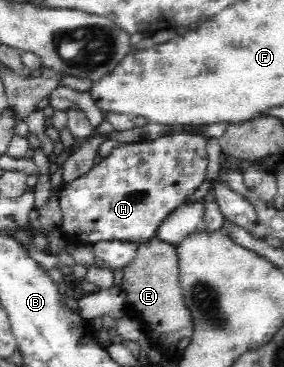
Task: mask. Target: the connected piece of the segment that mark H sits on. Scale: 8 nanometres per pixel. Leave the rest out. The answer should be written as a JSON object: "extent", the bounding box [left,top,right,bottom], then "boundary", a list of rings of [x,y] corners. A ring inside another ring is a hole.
{"extent":[58,132,209,245],"boundary":[[[171,132],[165,134],[157,139],[149,141],[138,141],[127,144],[126,146],[116,146],[116,150],[112,150],[112,153],[103,159],[99,164],[94,164],[91,170],[80,176],[77,180],[73,182],[66,183],[62,192],[58,195],[58,203],[61,211],[61,226],[60,230],[62,233],[69,237],[74,236],[78,238],[82,243],[96,244],[100,241],[111,241],[111,240],[121,240],[122,242],[137,242],[142,245],[147,241],[153,240],[154,234],[156,234],[157,226],[160,227],[160,221],[164,221],[176,208],[185,204],[187,196],[193,194],[205,181],[207,174],[207,167],[209,164],[209,155],[206,151],[206,138],[201,134],[196,134],[194,132]]]}

